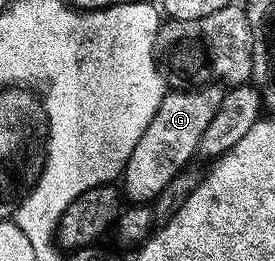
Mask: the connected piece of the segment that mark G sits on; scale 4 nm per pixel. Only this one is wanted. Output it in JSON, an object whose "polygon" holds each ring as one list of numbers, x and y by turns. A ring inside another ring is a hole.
{"polygon":[[218,83,183,91,187,92,168,91,164,95,161,106,157,106,157,114,153,114,153,122,145,126,145,134,137,138,137,146,133,146,133,154,129,154,129,162,123,167,121,188,132,205,150,205,180,170,196,159,201,134,208,129,224,94]]}

